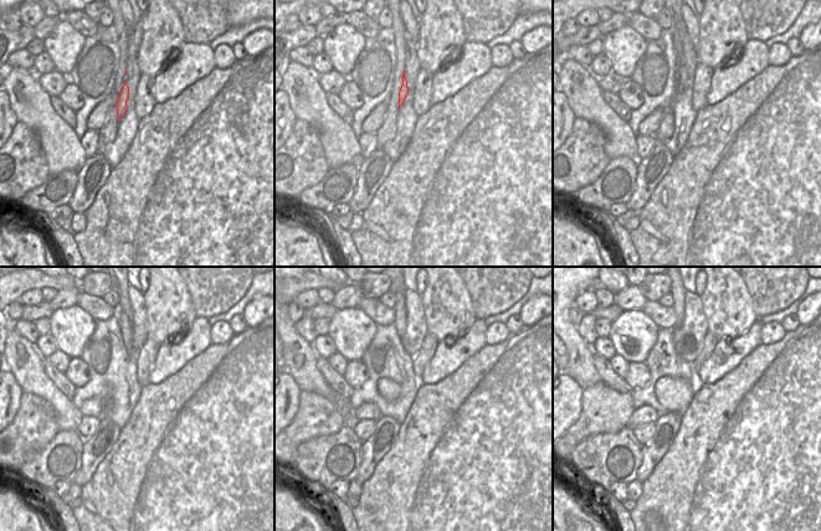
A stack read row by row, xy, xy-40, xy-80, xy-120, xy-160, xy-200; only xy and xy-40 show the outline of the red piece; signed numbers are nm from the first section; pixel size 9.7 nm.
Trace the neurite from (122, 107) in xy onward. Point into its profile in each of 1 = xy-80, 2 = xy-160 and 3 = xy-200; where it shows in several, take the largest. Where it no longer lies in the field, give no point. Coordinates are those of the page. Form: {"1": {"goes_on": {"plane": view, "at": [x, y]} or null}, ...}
{"1": {"goes_on": {"plane": "xy-80", "at": [683, 82]}}, "2": {"goes_on": {"plane": "xy-160", "at": [400, 309]}}, "3": {"goes_on": {"plane": "xy-200", "at": [678, 292]}}}

